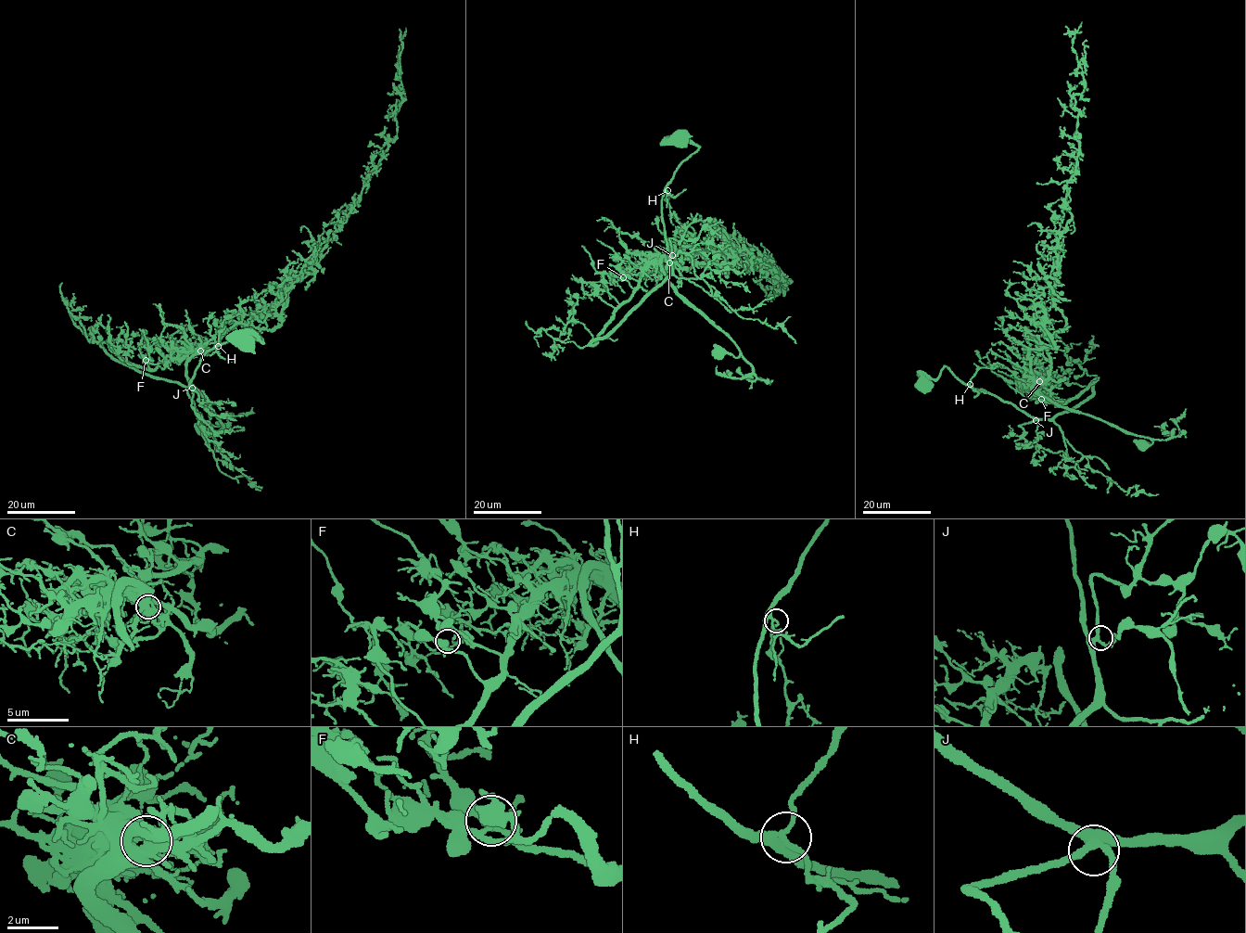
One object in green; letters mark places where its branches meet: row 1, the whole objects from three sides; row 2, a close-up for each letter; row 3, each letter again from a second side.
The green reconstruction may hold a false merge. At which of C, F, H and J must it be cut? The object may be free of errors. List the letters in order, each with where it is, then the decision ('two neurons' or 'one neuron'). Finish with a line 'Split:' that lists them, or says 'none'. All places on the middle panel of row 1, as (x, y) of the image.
C: place (669, 262); two neurons
F: place (623, 277); one neuron
H: place (667, 190); one neuron
J: place (672, 255); one neuron
Split: C

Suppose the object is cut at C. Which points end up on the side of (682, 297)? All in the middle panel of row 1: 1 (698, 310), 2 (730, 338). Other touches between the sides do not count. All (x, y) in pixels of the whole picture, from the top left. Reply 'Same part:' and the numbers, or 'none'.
Same part: 1, 2

